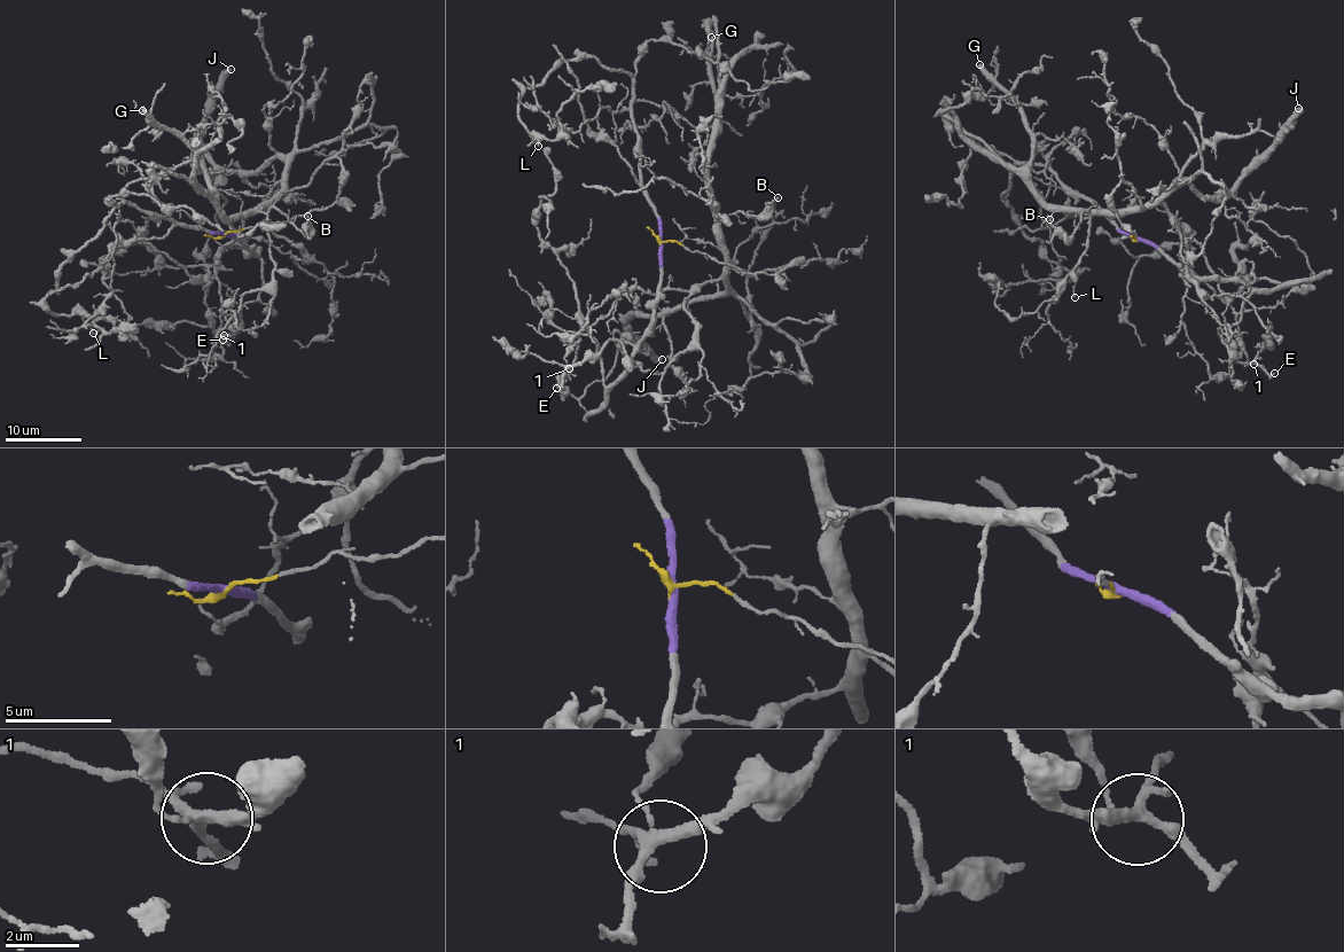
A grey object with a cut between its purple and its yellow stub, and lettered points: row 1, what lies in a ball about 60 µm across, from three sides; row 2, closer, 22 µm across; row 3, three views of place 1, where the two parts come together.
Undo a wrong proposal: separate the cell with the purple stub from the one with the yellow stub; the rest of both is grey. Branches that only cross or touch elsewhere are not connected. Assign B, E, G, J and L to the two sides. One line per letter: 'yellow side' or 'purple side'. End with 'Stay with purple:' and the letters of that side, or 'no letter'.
B: yellow side
E: purple side
G: yellow side
J: yellow side
L: purple side
Stay with purple: E, L

